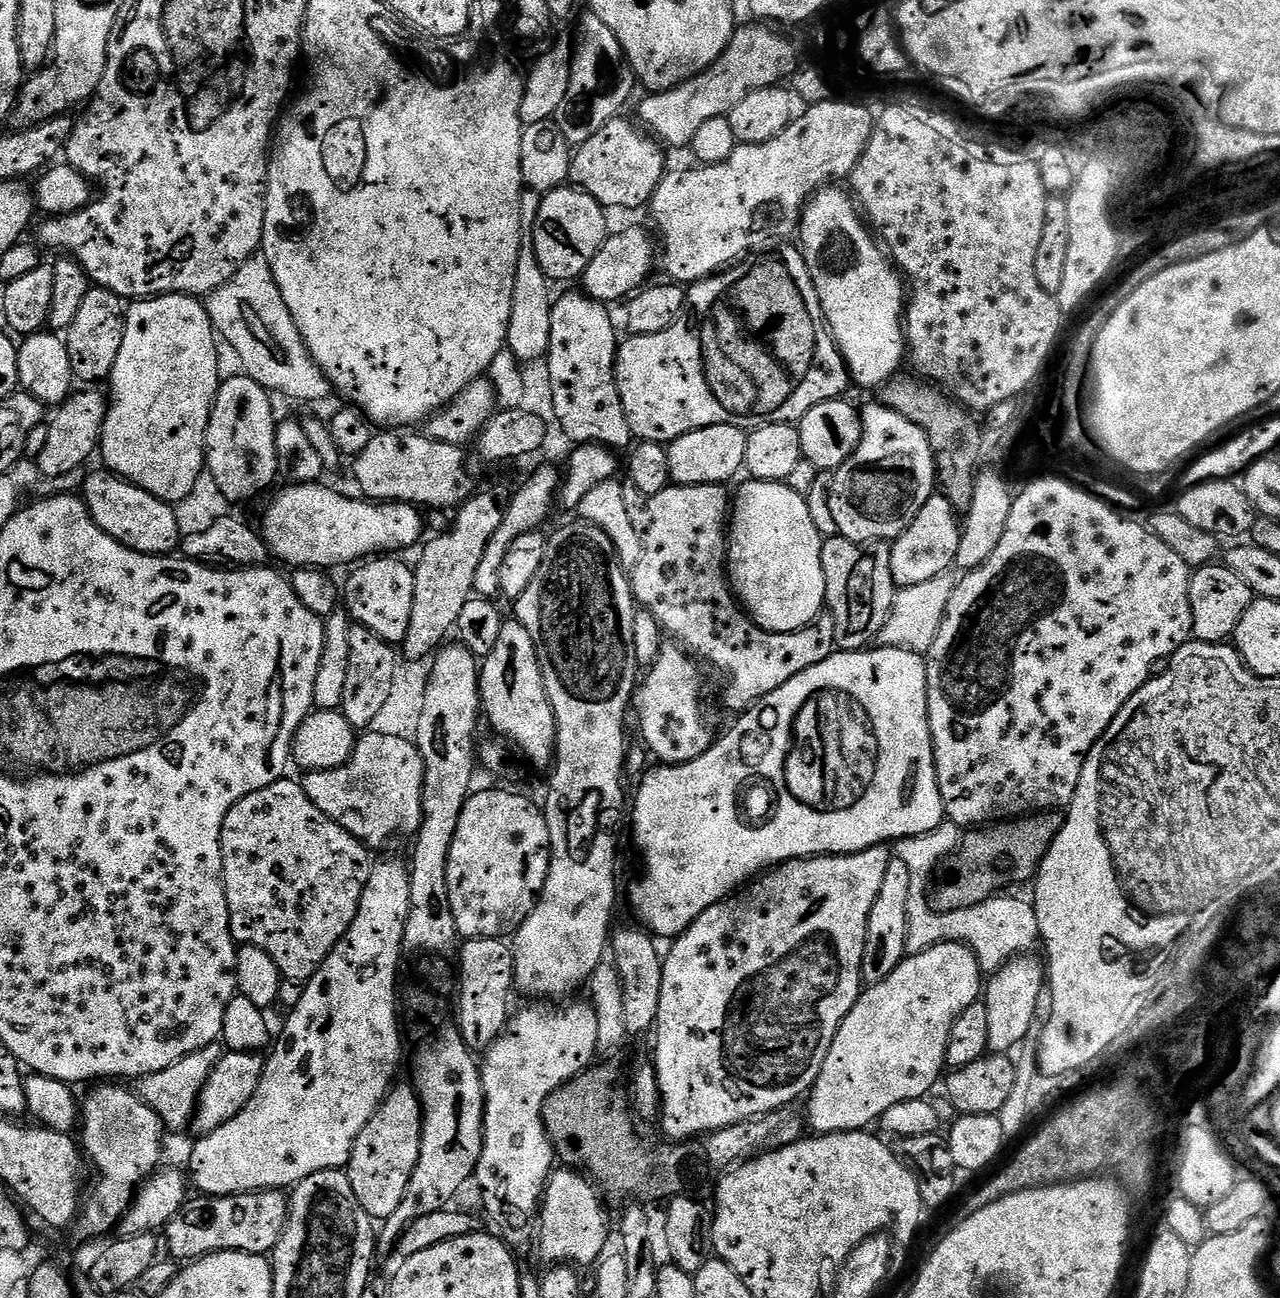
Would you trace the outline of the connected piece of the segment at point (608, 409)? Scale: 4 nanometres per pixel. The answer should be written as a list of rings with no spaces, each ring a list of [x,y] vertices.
[[[583,290],[564,292],[561,296],[559,293],[555,297],[552,313],[550,314],[550,346],[548,347],[546,365],[548,364],[548,384],[552,387],[552,408],[556,411],[556,420],[560,423],[560,428],[564,431],[565,438],[573,440],[571,443],[576,446],[581,444],[603,444],[605,448],[621,450],[620,448],[624,447],[624,449],[627,449],[633,443],[634,437],[632,435],[632,424],[626,418],[624,397],[616,385],[616,354],[618,351],[618,344],[616,345],[616,324],[612,321],[612,316],[608,312],[611,312],[609,305],[603,304],[600,300],[596,300]]]

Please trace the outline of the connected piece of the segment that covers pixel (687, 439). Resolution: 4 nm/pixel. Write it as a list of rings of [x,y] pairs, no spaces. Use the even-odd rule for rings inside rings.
[[[711,424],[687,432],[667,445],[670,458],[670,481],[676,486],[690,484],[723,484],[735,478],[744,468],[748,432],[738,424]]]

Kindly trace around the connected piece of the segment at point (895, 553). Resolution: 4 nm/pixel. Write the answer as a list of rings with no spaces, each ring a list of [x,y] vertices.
[[[933,494],[926,506],[918,510],[918,518],[910,522],[898,539],[891,541],[890,570],[897,589],[918,586],[918,582],[930,582],[930,578],[949,571],[956,563],[961,527],[958,513],[946,497]]]

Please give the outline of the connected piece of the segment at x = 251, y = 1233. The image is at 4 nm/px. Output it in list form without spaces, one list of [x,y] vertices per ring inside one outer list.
[[[280,1190],[240,1192],[236,1196],[206,1196],[189,1199],[170,1218],[162,1230],[162,1240],[168,1243],[167,1255],[176,1262],[200,1260],[215,1252],[249,1252],[264,1256],[275,1248],[288,1217],[289,1197]]]

